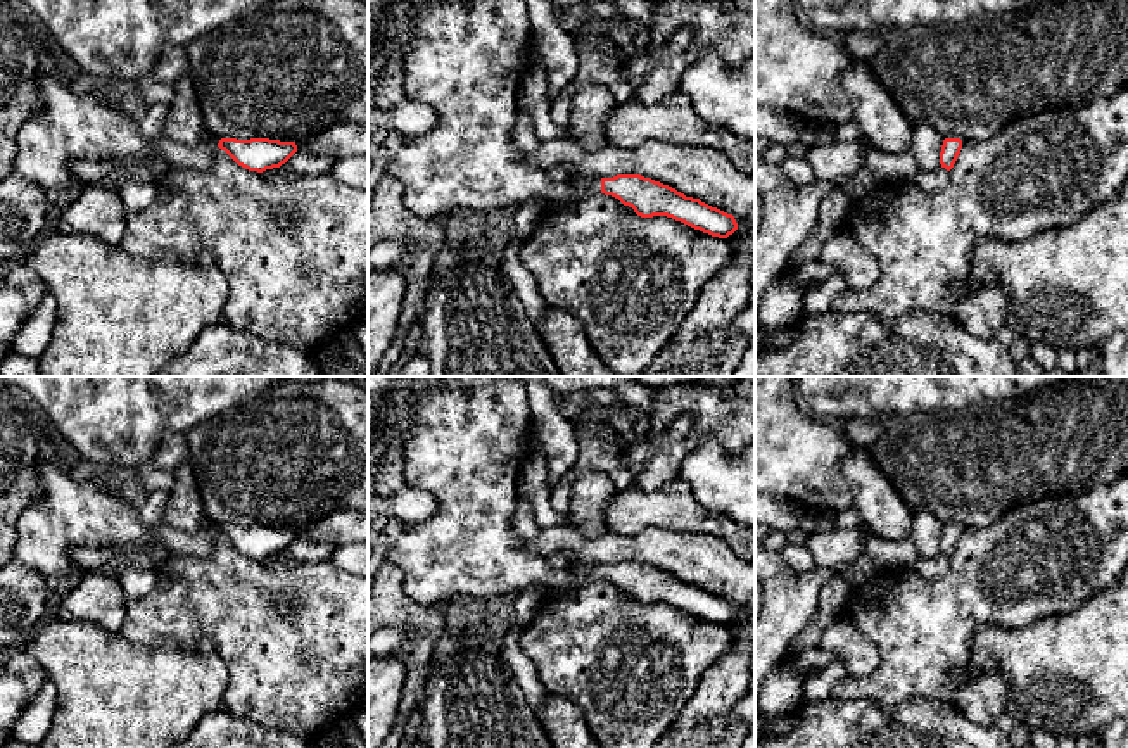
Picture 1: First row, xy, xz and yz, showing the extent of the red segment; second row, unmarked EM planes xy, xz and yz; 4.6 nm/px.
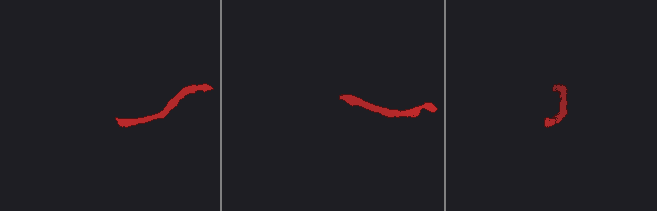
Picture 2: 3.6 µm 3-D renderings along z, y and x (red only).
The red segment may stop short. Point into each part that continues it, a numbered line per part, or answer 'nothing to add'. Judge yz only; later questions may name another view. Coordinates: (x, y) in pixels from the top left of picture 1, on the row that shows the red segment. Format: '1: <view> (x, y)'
nothing to add

